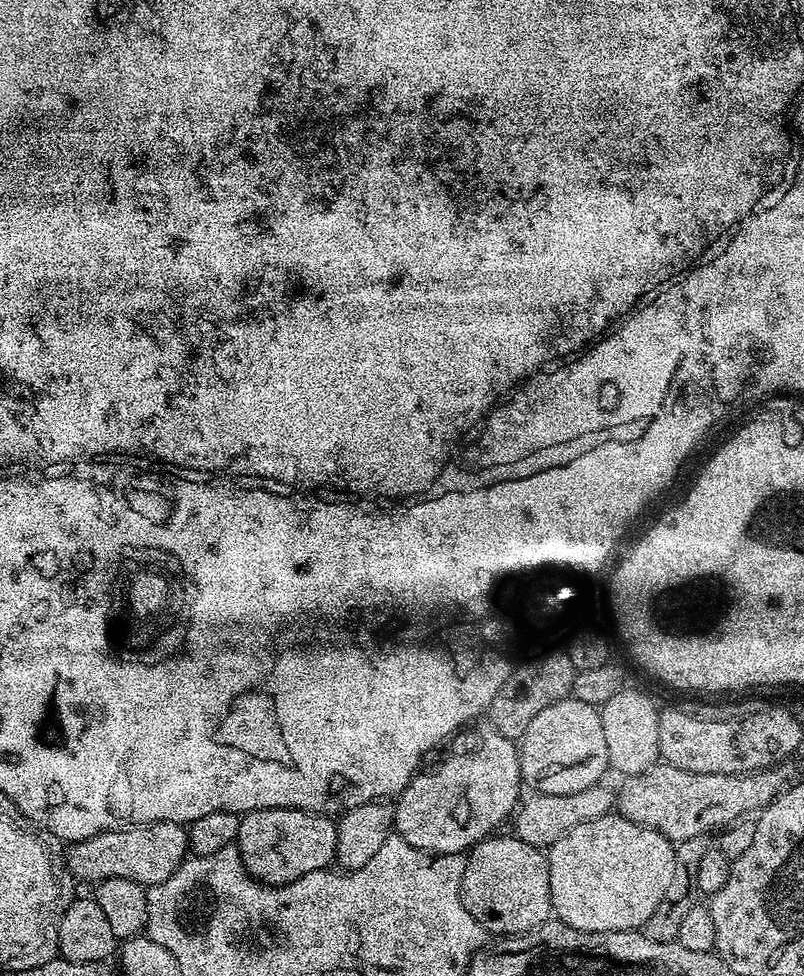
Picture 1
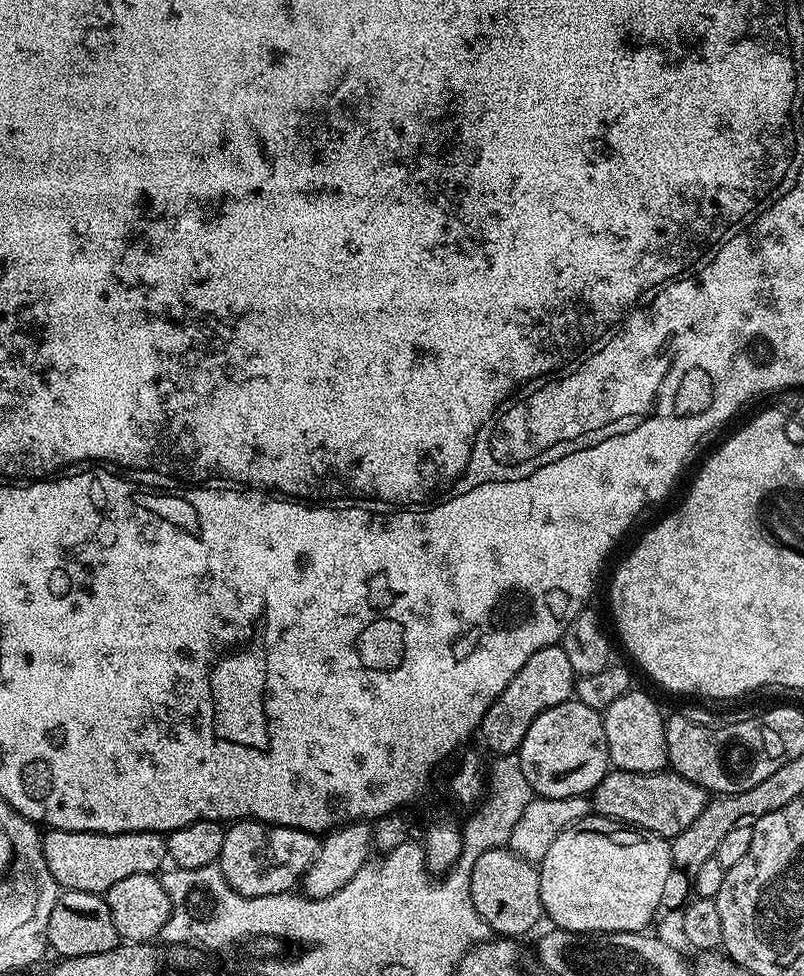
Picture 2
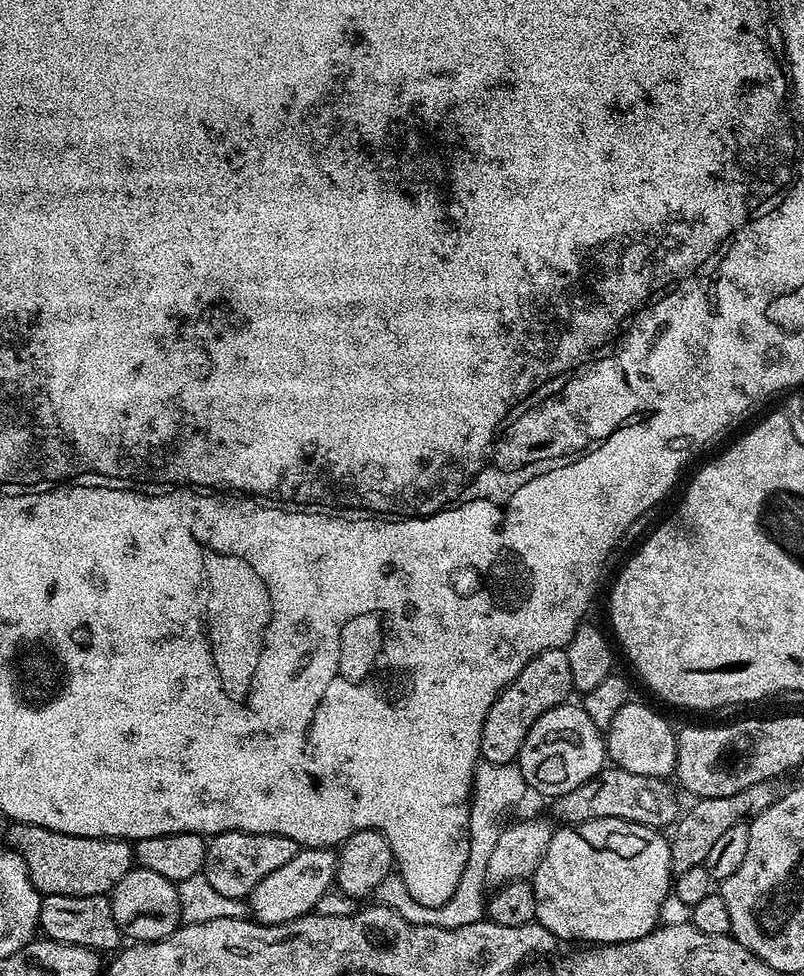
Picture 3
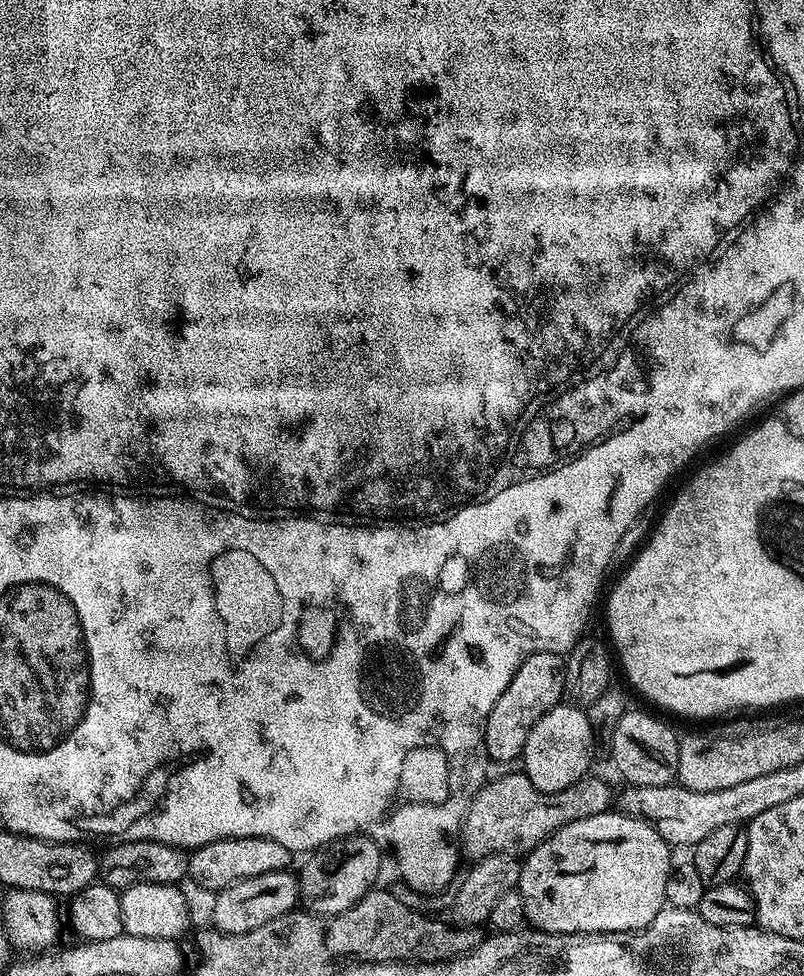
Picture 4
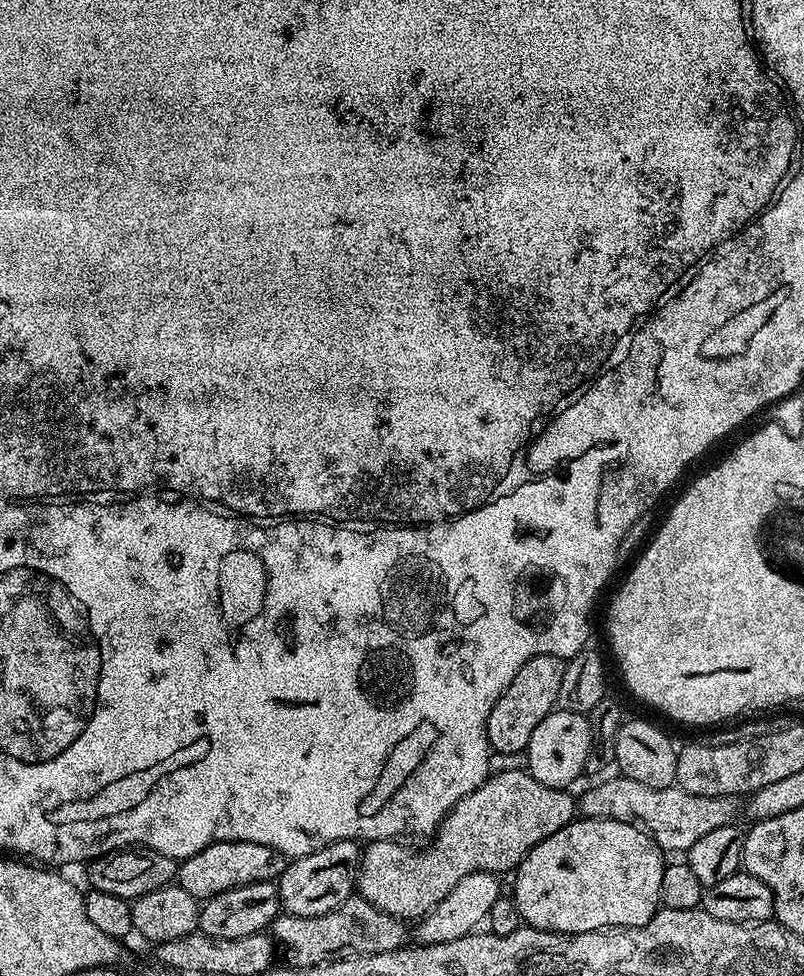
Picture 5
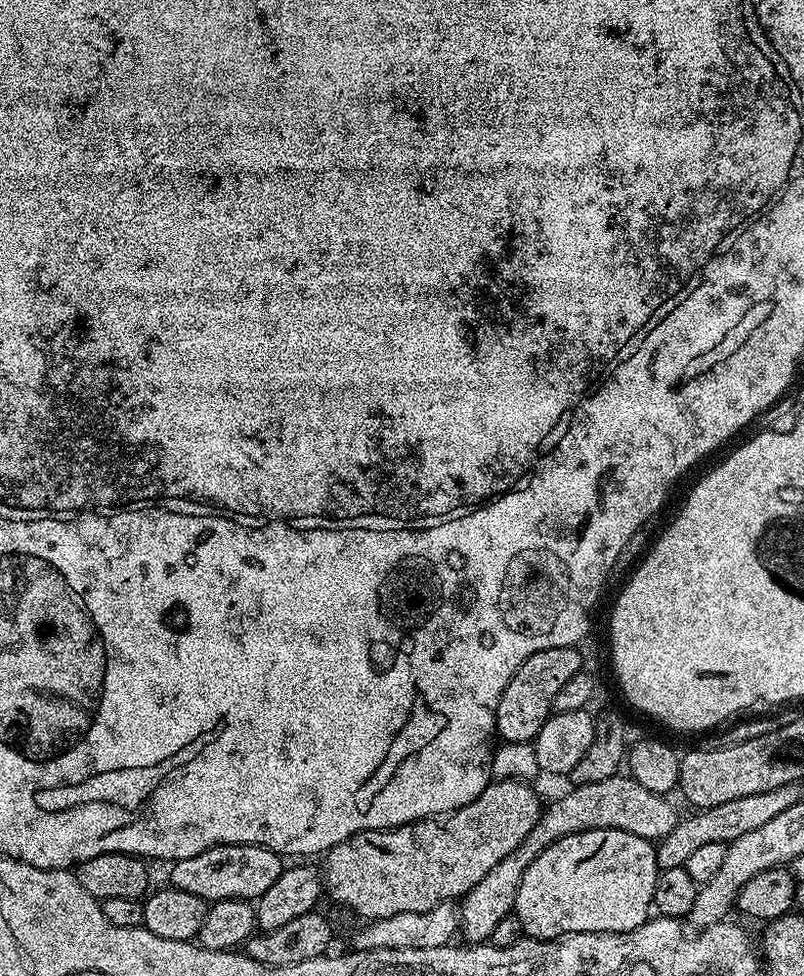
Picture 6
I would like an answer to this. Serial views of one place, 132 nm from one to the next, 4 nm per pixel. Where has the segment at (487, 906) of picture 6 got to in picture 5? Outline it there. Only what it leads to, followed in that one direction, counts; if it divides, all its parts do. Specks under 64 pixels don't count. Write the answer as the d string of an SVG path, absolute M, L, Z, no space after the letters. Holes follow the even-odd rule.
M613 774L609 780L588 788L578 796L578 812L581 817L590 820L613 820L626 822L638 830L647 832L656 841L657 846L665 853L687 853L698 838L710 834L710 830L718 830L718 826L731 824L737 818L735 796L695 796L679 786L670 788L651 788L642 786L642 782L634 782L634 778L626 778Z

